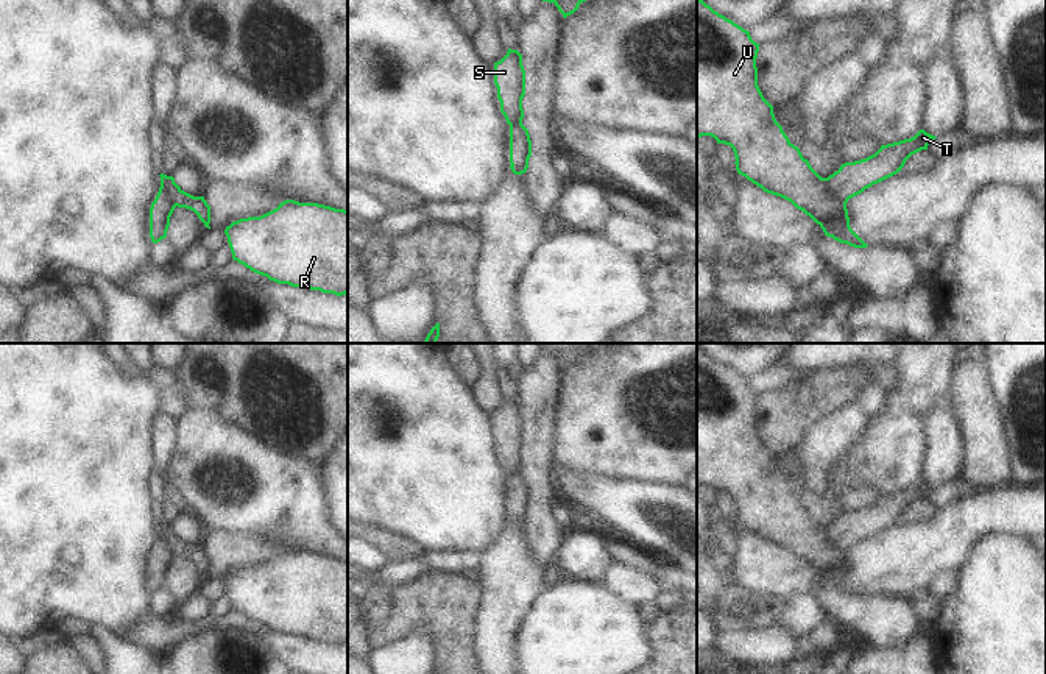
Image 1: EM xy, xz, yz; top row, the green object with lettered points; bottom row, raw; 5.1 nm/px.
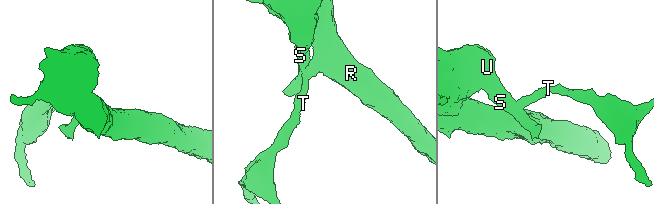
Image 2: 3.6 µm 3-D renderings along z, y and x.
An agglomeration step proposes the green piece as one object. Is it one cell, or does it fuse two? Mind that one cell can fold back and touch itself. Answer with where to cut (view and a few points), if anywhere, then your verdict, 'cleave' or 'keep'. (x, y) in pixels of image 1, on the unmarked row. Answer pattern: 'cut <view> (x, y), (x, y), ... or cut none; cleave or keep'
cut yz (826, 528), (828, 534), (847, 551); cleave

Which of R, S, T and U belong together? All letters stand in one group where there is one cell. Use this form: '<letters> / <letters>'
R T / S U

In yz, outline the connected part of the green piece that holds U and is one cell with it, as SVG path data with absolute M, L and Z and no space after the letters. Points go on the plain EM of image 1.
M697 349L697 487L711 485L717 493L730 495L739 524L764 541L790 551L809 565L825 585L854 598L867 598L850 576L848 551L829 537L828 527L822 527L811 516L776 471L773 456L758 435L758 401L759 393L751 388L750 381Z

